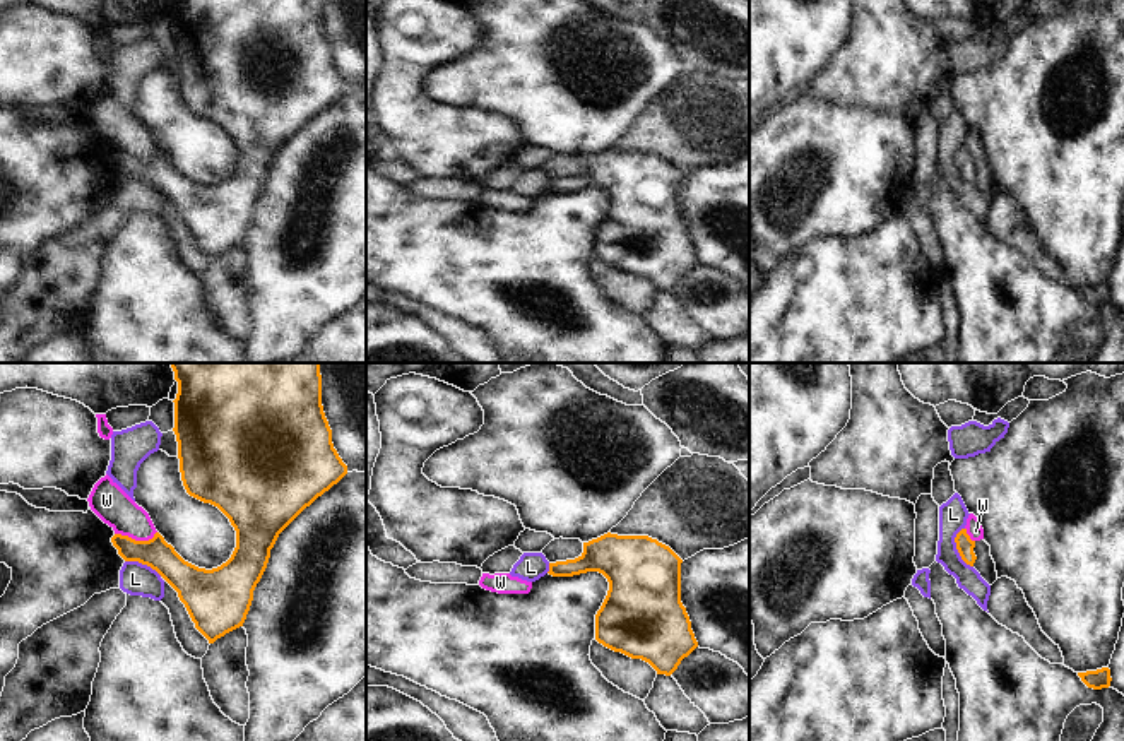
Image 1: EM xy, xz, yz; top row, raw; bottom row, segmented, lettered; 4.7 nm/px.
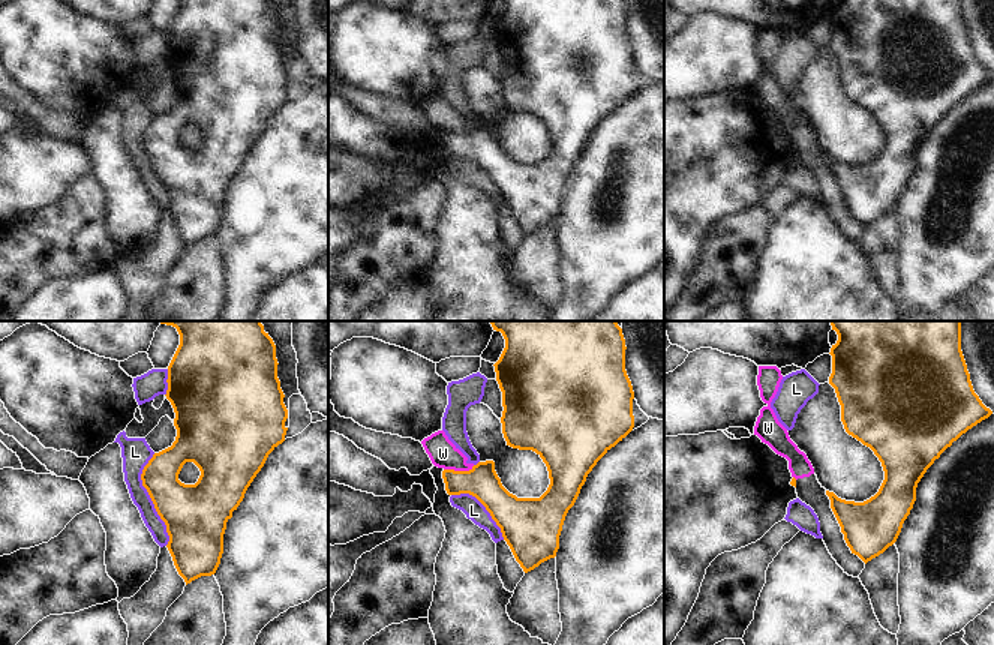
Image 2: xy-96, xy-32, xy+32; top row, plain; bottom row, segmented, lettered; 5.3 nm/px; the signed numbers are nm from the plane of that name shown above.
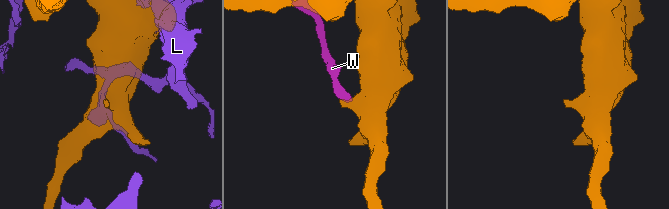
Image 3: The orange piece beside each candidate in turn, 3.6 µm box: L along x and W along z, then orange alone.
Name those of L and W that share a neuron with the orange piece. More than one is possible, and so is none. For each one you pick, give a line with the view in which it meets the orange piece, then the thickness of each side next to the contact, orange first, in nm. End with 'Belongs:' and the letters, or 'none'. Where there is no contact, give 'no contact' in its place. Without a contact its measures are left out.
Belongs: none

